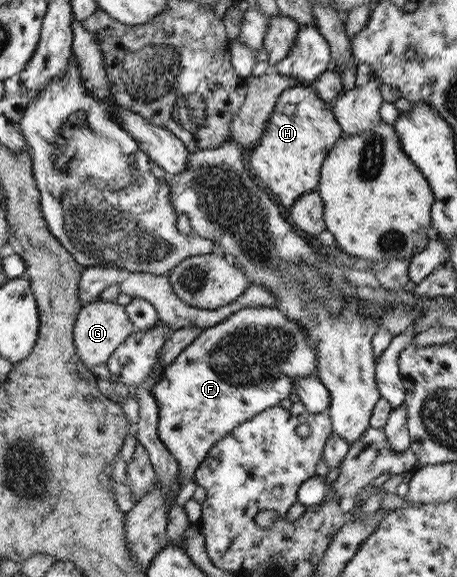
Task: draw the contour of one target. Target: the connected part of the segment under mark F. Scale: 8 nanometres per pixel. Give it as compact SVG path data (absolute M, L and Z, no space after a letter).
M275 307L238 310L226 321L204 328L201 335L184 348L172 364L167 364L151 383L151 393L159 410L158 436L179 464L180 472L194 481L197 467L207 459L211 448L219 440L267 408L279 405L291 392L295 392L296 379L309 376L317 378L317 358L315 344L307 340L305 328L290 321L286 313Z

